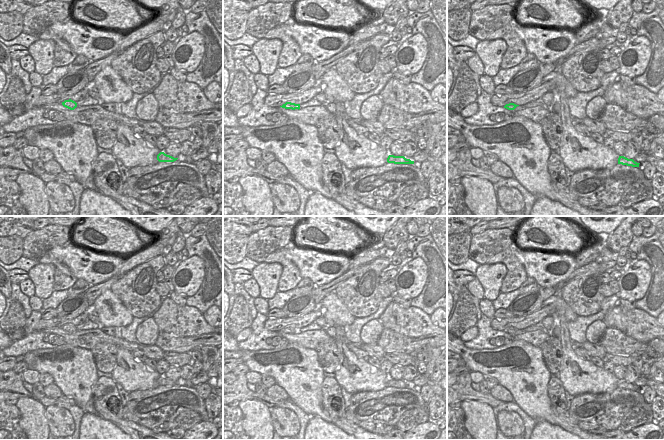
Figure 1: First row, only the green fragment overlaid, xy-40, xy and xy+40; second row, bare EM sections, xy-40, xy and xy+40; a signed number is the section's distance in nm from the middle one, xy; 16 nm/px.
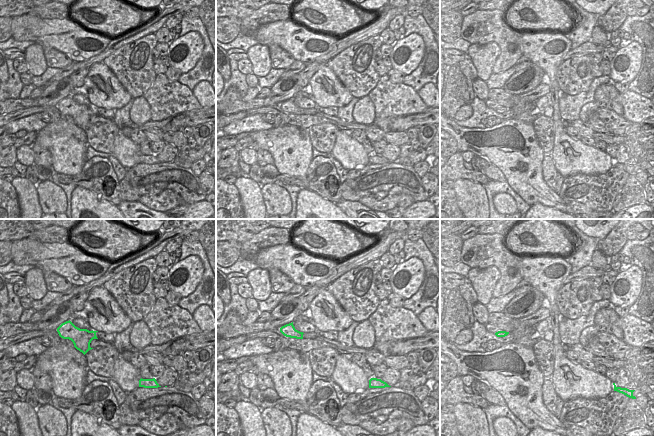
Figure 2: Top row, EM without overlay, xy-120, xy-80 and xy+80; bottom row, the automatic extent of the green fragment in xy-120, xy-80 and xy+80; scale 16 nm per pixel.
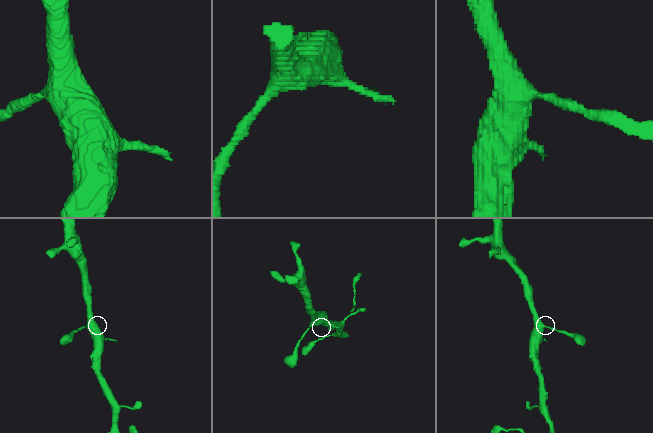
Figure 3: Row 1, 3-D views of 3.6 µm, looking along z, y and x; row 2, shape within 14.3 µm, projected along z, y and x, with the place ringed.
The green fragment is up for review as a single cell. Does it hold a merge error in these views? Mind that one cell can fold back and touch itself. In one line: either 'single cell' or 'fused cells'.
single cell

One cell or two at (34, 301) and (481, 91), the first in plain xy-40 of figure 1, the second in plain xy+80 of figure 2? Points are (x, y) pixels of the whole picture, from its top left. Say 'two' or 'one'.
one

